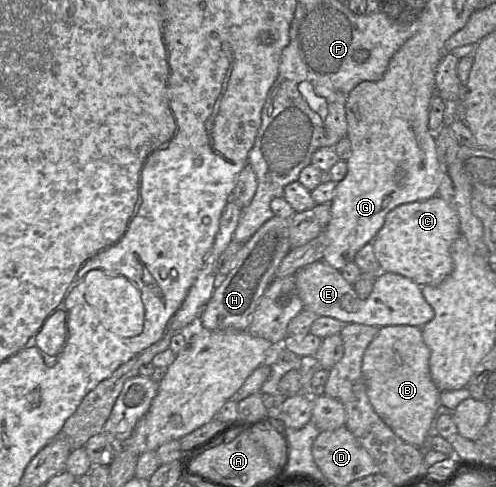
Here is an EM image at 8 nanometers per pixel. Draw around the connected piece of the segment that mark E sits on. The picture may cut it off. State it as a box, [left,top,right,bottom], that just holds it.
[295,260,435,327]

